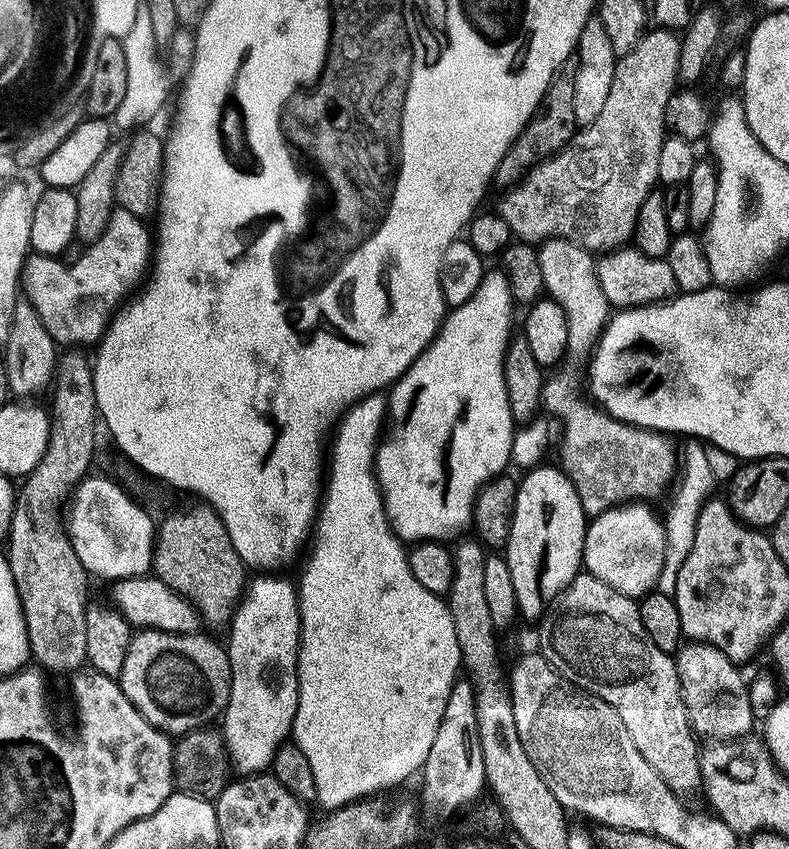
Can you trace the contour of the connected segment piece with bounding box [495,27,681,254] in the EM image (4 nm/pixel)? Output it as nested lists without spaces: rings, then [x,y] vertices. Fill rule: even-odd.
[[[657,27],[645,31],[638,46],[617,59],[610,98],[598,118],[577,130],[562,151],[530,169],[519,184],[499,193],[495,211],[510,225],[517,241],[536,246],[545,240],[569,240],[588,252],[603,254],[632,240],[638,210],[658,184],[658,153],[666,135],[664,111],[681,79],[679,57],[680,36],[675,31]]]

